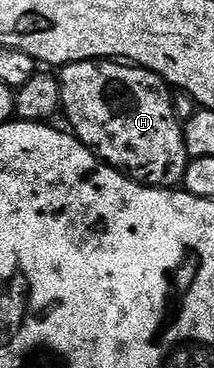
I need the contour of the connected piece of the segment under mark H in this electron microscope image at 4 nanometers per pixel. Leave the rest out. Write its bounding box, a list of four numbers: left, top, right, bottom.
[57,60,188,188]

